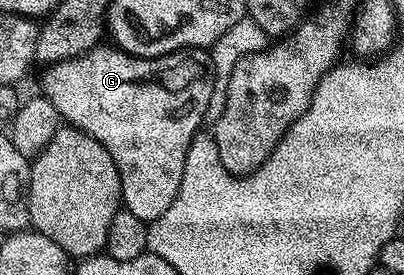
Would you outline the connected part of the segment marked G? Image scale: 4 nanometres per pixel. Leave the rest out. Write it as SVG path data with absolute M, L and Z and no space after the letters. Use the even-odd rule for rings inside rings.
M101 44L94 50L83 54L81 58L71 58L65 62L54 62L47 67L44 74L43 97L48 98L58 108L61 119L69 126L76 126L79 130L85 130L114 160L114 164L120 169L120 197L122 199L123 209L134 212L138 220L143 222L153 222L174 204L174 196L178 196L178 184L182 184L182 167L186 165L186 152L190 152L190 140L194 140L196 134L201 133L204 117L208 114L208 105L212 102L212 82L214 75L212 73L212 56L207 49L203 50L176 50L173 54L163 54L157 58L133 58L130 54L125 54L120 50L112 52L106 44Z

